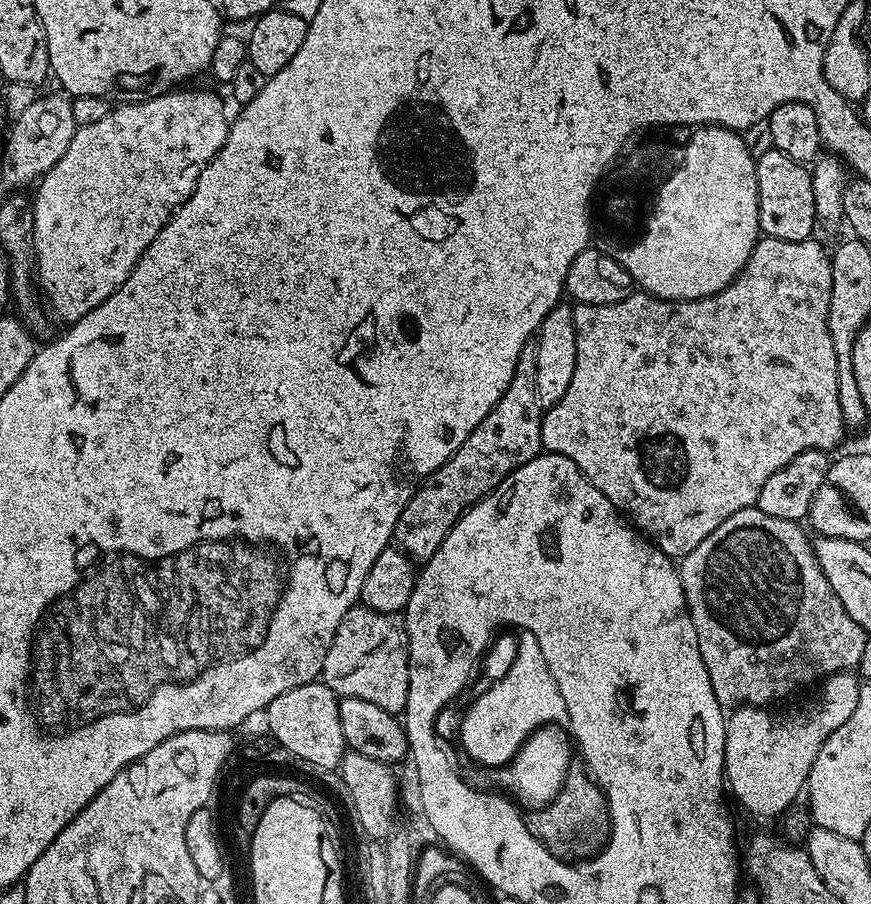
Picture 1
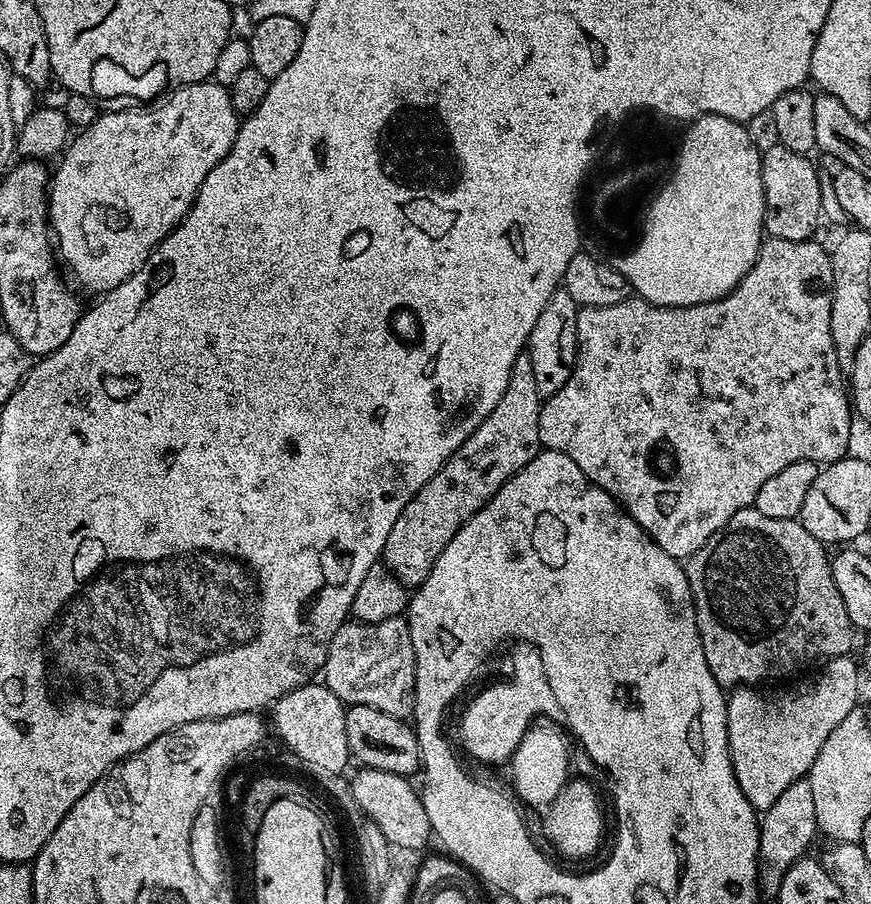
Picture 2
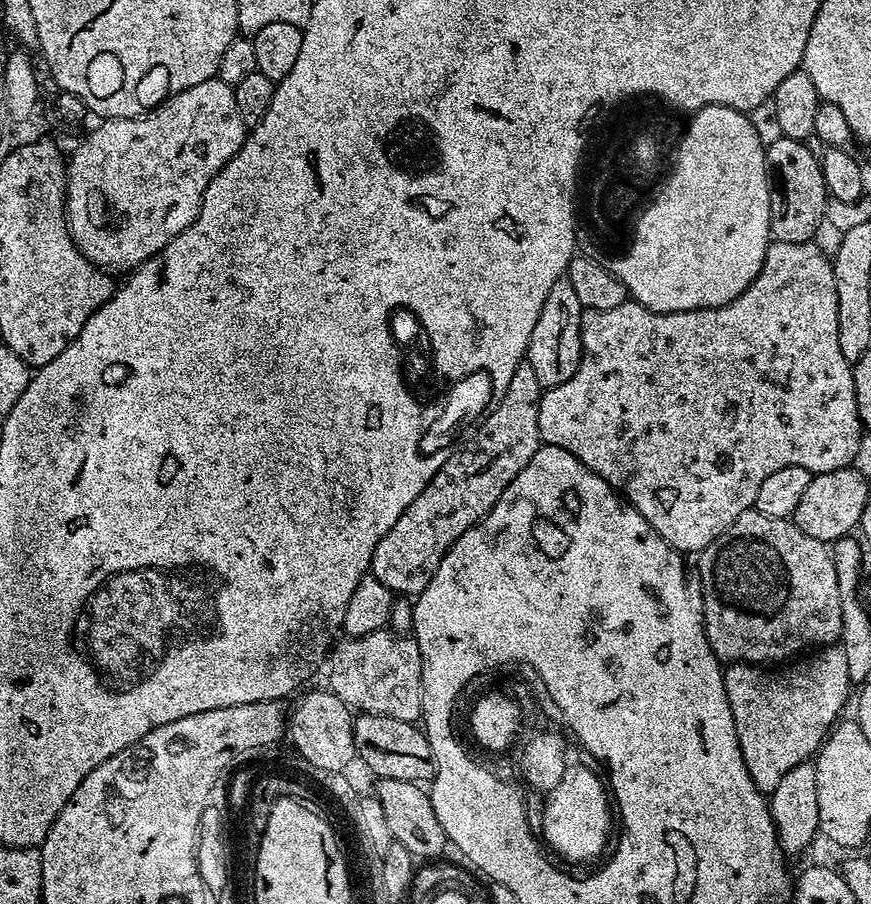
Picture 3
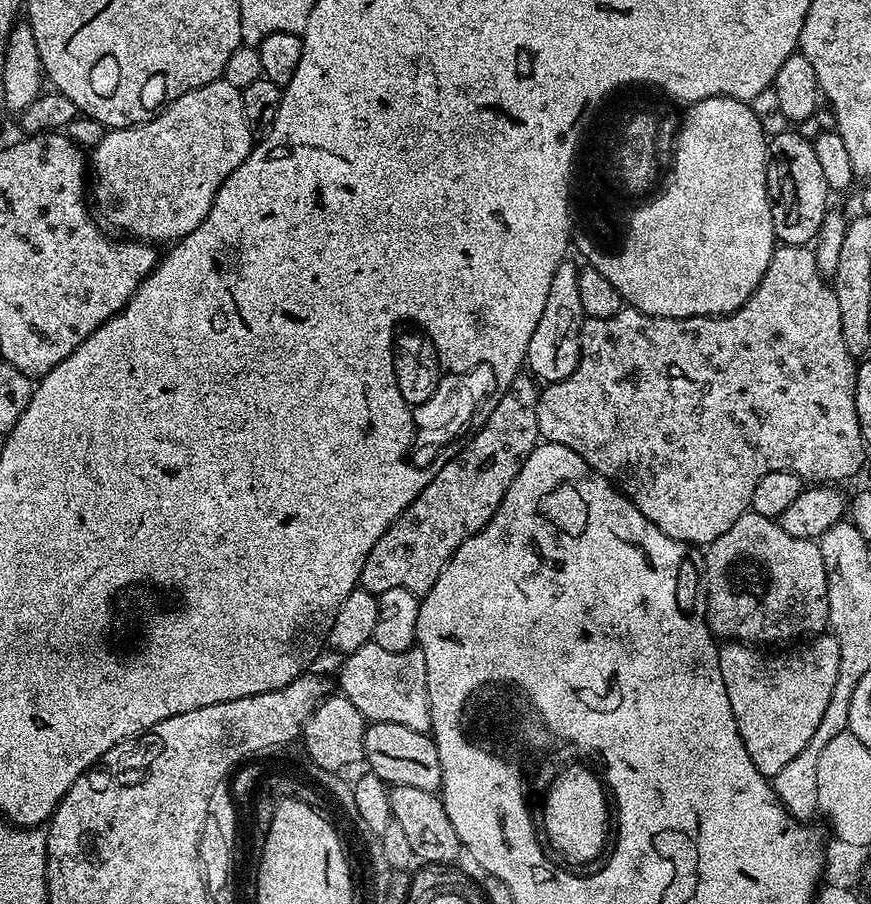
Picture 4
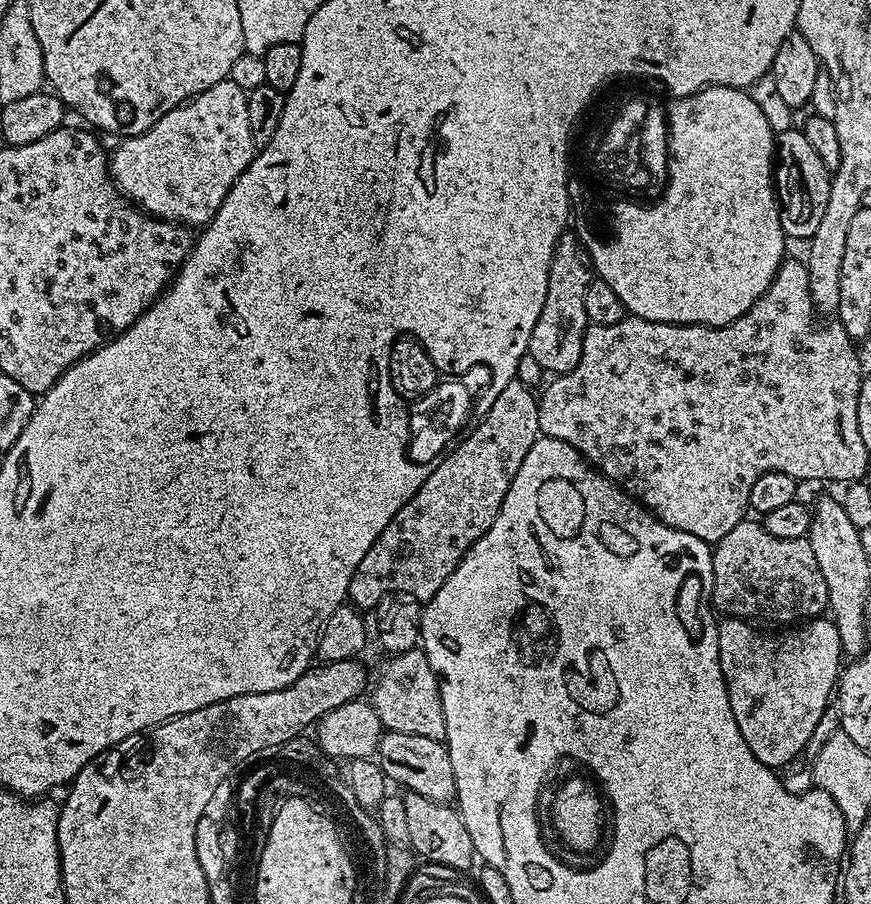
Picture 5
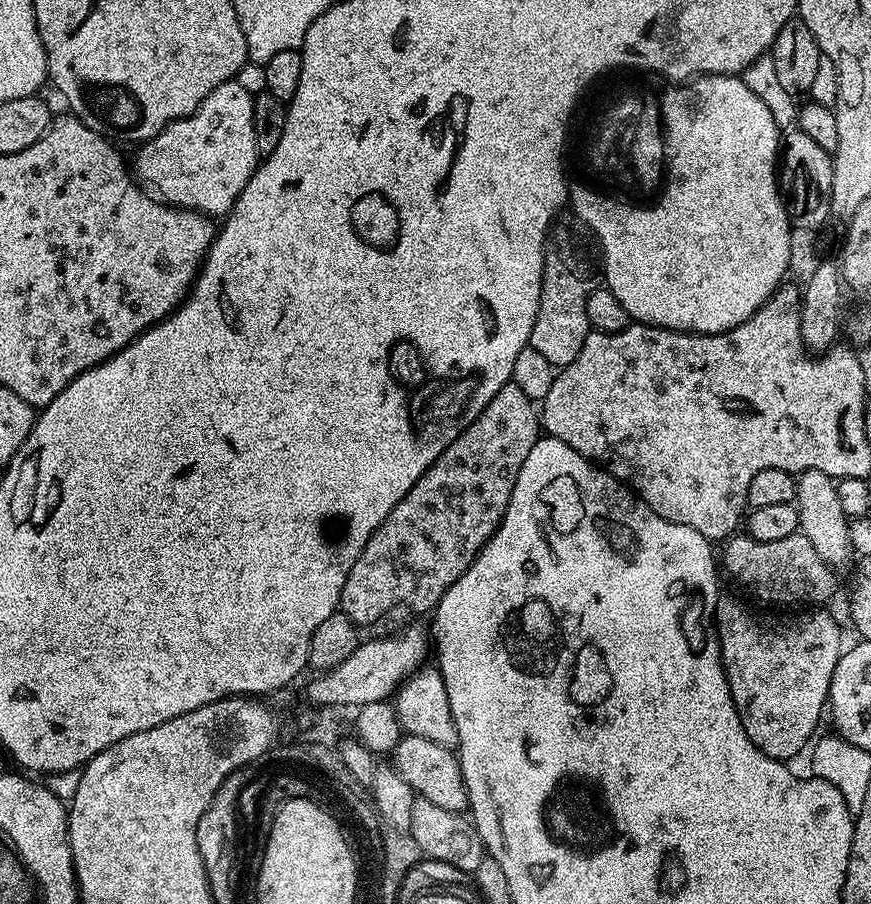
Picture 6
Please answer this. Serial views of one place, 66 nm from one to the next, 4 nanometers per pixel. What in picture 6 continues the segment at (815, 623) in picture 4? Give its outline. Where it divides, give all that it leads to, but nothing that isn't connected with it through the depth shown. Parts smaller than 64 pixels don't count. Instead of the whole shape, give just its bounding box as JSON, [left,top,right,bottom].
[722,534,837,606]

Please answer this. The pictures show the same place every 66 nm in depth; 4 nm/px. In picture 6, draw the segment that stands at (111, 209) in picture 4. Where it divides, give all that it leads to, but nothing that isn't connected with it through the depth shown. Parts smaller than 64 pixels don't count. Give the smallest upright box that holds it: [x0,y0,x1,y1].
[134,79,258,218]

